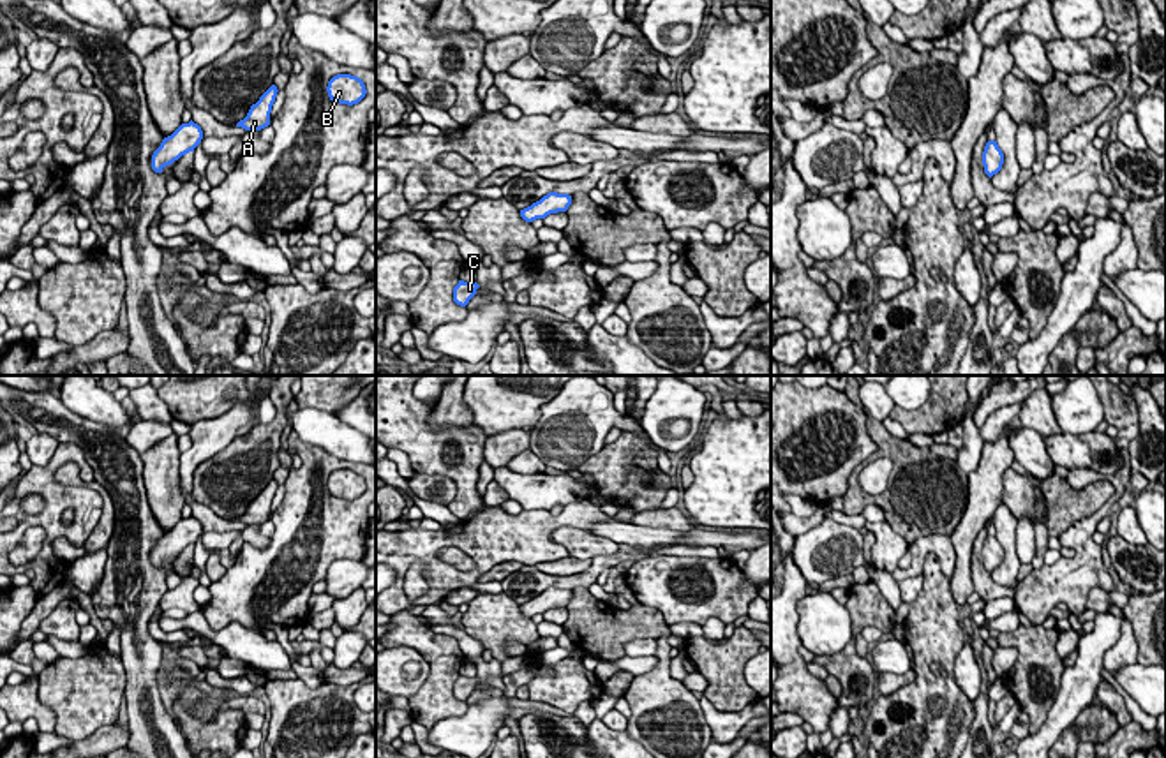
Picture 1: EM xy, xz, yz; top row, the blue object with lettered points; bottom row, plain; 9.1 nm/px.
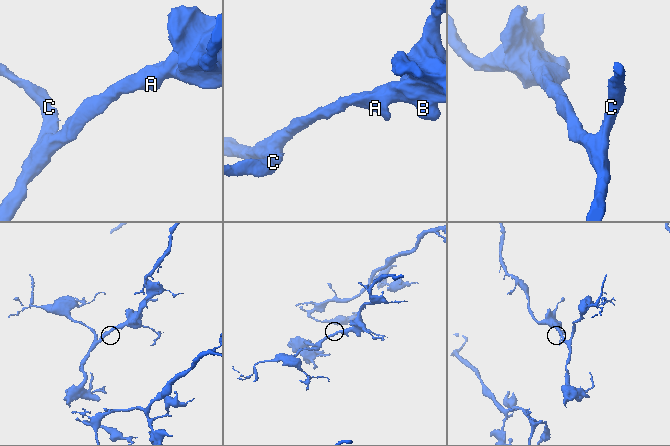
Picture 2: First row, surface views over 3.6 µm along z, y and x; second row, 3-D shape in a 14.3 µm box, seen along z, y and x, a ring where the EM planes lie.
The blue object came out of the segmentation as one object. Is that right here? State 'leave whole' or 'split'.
leave whole

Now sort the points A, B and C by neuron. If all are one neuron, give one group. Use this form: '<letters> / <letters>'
A B C

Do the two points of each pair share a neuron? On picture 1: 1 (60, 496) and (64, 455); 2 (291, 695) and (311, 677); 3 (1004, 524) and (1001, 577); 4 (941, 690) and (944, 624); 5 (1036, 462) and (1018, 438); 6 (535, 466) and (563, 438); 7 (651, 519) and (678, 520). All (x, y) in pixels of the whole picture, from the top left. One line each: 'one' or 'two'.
1: one
2: two
3: one
4: one
5: one
6: two
7: one

